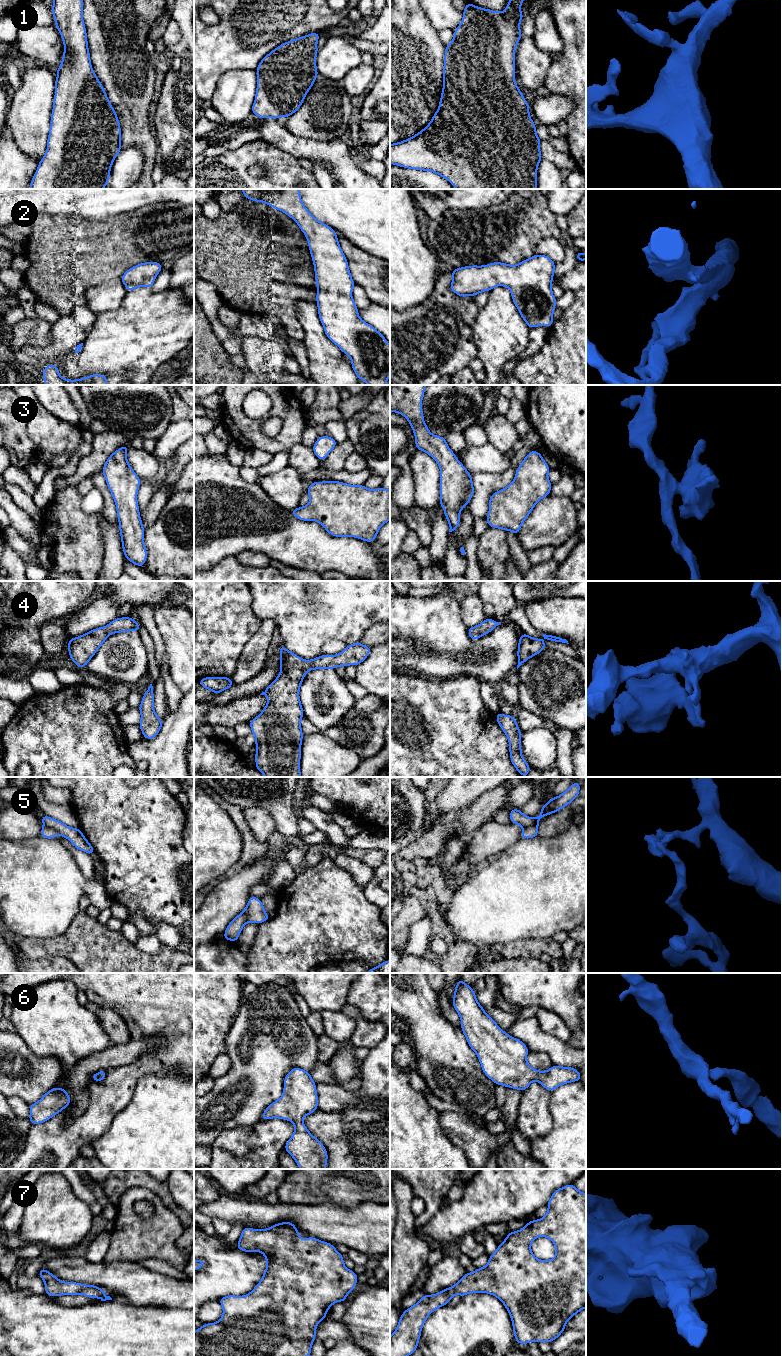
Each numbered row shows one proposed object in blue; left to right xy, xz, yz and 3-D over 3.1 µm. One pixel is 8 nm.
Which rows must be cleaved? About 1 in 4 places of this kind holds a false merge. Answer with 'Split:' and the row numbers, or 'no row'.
Split: 5

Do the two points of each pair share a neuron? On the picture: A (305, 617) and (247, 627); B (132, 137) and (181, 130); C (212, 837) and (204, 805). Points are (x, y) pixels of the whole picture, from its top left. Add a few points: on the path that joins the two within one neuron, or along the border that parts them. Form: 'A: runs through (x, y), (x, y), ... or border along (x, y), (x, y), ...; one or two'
A: border along (252, 599), (252, 611), (261, 621); two
B: border along (155, 138), (158, 158); two
C: runs through (204, 829), (204, 813); one

